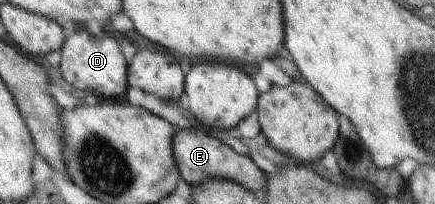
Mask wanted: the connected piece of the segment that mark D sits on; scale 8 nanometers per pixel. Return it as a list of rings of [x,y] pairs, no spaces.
[[[83,26],[65,40],[60,50],[60,70],[63,78],[77,90],[83,90],[98,97],[119,98],[124,96],[128,87],[127,62],[115,38],[105,34],[101,40],[93,37]]]

